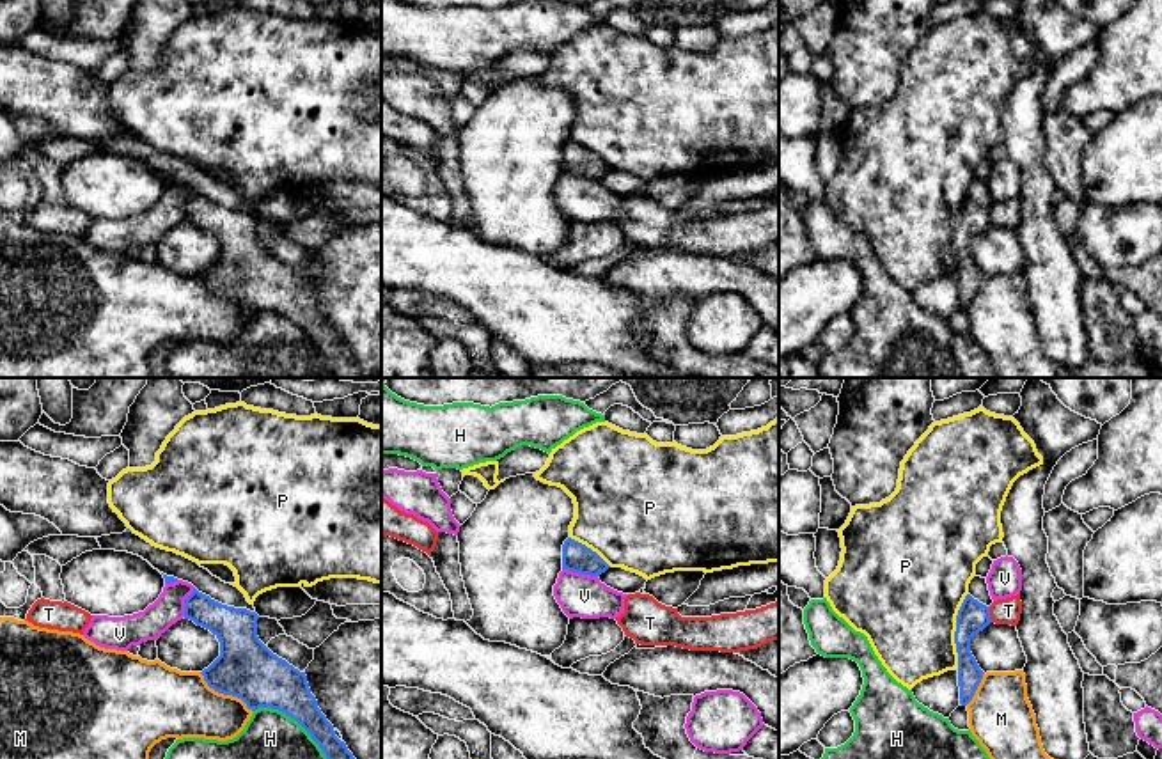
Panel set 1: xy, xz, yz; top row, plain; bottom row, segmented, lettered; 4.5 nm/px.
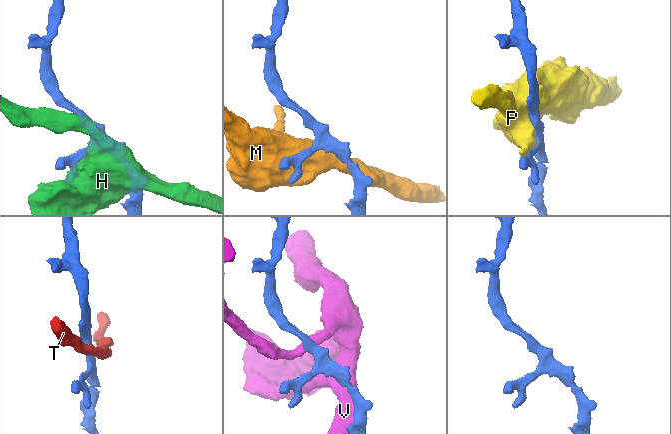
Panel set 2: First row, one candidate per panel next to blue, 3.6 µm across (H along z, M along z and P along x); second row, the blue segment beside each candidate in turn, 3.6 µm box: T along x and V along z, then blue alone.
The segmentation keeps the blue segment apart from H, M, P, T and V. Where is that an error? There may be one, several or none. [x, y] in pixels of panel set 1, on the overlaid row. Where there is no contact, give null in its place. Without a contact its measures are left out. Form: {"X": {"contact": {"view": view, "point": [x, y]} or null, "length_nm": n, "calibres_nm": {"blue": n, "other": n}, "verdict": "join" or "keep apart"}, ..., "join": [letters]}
{"H": {"contact": {"view": "xy", "point": [293, 719]}, "length_nm": 400, "calibres_nm": {"blue": 260, "other": 220}, "verdict": "keep apart"}, "M": {"contact": {"view": "xy", "point": [224, 694]}, "length_nm": 300, "calibres_nm": {"blue": 280, "other": 300}, "verdict": "keep apart"}, "P": {"contact": {"view": "yz", "point": [955, 632]}, "length_nm": 360, "calibres_nm": {"blue": 140, "other": 460}, "verdict": "keep apart"}, "T": {"contact": {"view": "yz", "point": [989, 614]}, "length_nm": 70, "calibres_nm": {"blue": 140, "other": 120}, "verdict": "keep apart"}, "V": {"contact": {"view": "xz", "point": [580, 573]}, "length_nm": 170, "calibres_nm": {"blue": 140, "other": 190}, "verdict": "keep apart"}, "join": []}

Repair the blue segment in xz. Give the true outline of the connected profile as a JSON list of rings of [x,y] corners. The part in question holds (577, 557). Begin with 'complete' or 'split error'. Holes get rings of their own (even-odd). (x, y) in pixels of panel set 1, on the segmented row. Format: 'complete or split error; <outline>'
complete; [[[568,537],[564,541],[564,544],[562,544],[562,569],[598,578],[608,567],[610,566],[585,544],[582,544],[571,537]]]

